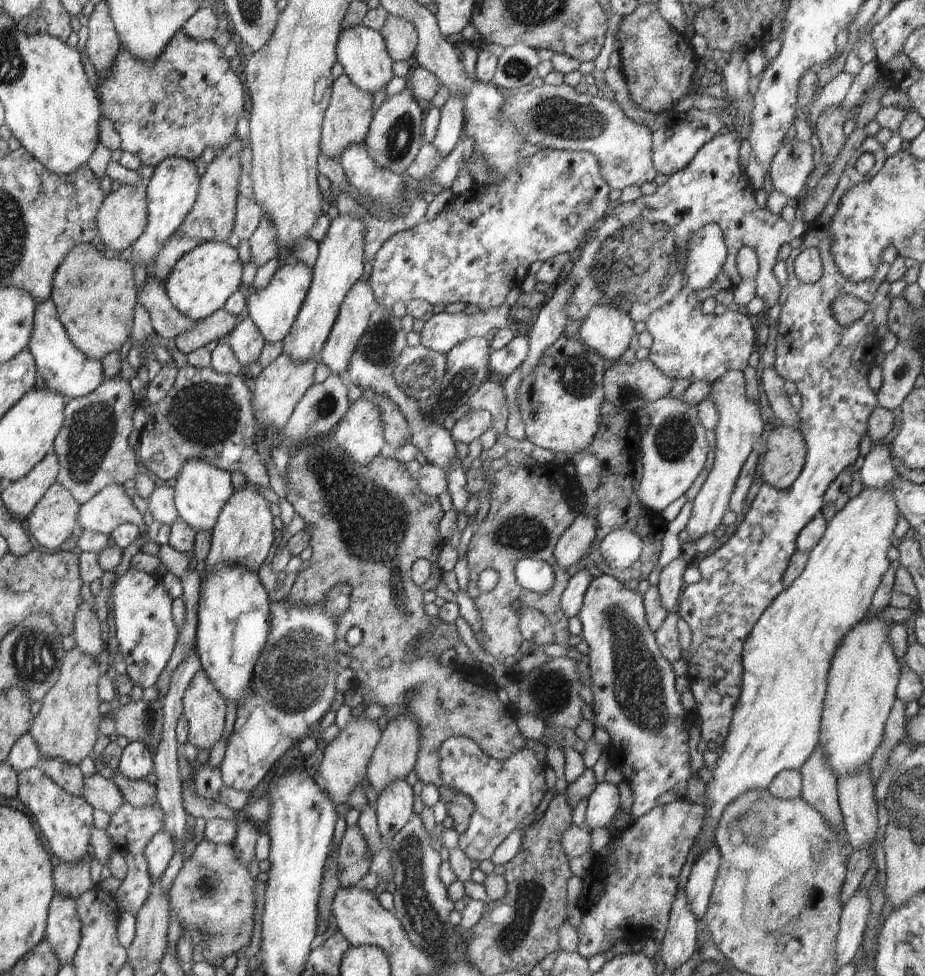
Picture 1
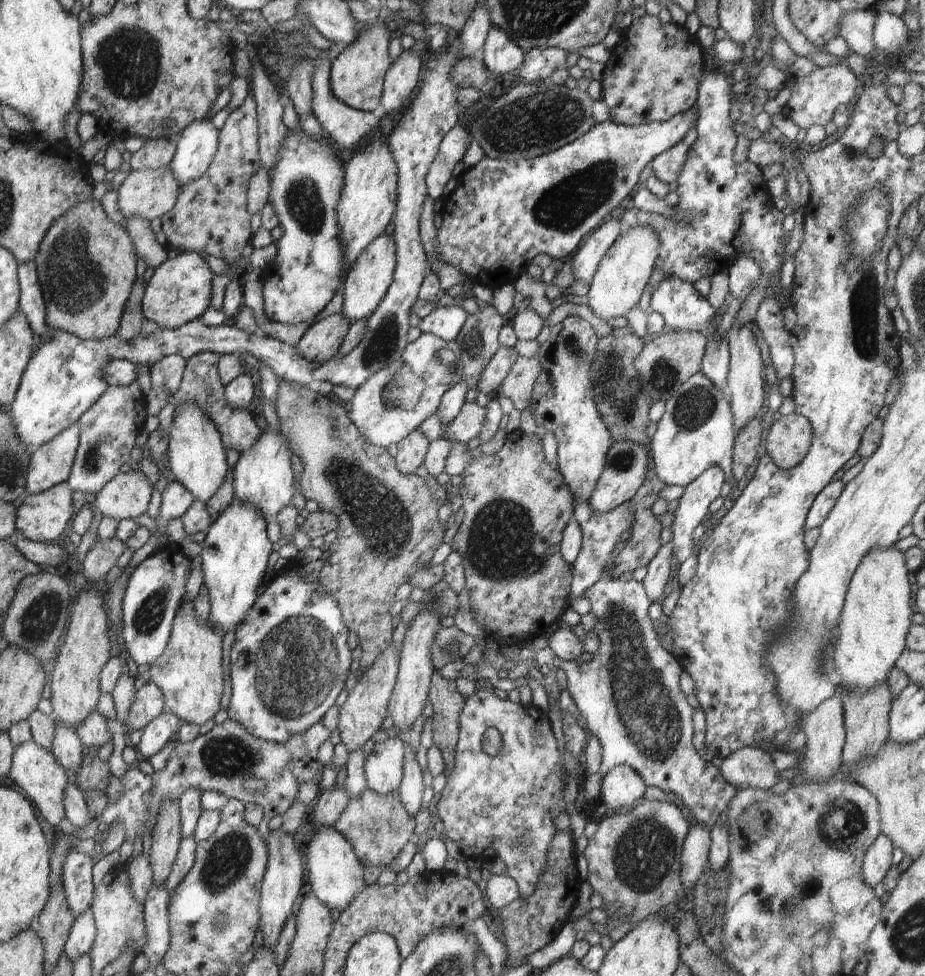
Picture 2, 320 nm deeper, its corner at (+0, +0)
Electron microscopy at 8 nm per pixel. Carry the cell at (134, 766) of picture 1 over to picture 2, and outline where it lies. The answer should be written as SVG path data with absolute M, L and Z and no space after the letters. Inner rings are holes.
M169 710L162 711L154 720L151 720L143 729L139 744L136 746L137 753L142 759L150 759L158 754L172 736L175 736L180 724L180 719Z

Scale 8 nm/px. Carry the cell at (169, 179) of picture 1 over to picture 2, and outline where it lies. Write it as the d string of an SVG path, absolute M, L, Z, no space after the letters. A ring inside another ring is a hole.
M210 119L197 120L180 132L169 167L182 186L200 178L212 164L219 145L219 130Z

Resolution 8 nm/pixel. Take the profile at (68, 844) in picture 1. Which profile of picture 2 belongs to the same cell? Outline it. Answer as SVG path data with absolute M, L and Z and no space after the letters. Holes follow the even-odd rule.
M33 739L15 746L8 776L28 794L28 798L38 806L38 810L52 826L60 824L65 817L63 792L67 787L68 777L65 768L49 750L38 746Z

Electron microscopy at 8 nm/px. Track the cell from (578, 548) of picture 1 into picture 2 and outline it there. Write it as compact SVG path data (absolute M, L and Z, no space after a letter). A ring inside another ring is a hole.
M628 440L612 443L610 450L607 452L604 470L589 500L589 505L593 508L593 511L598 514L604 514L614 510L621 504L628 503L638 492L640 486L645 483L645 478L650 471L649 463L650 454L644 445Z

